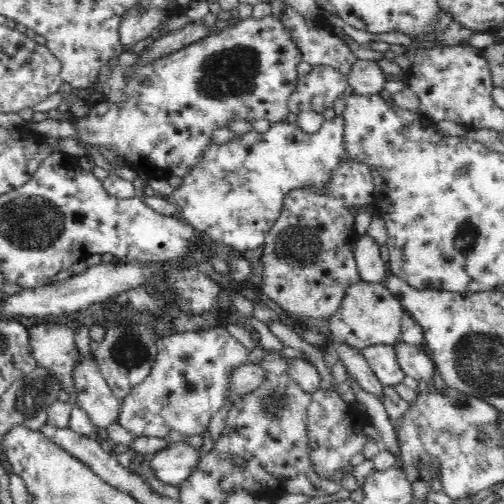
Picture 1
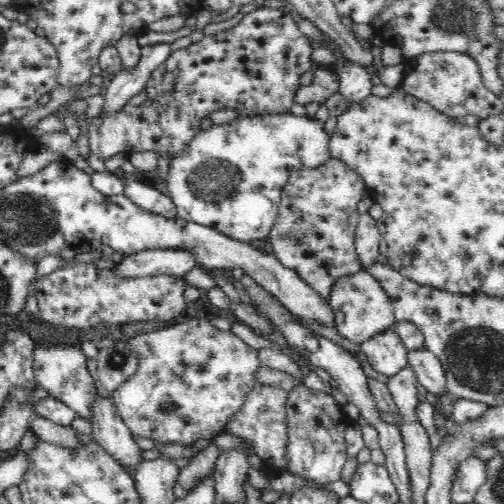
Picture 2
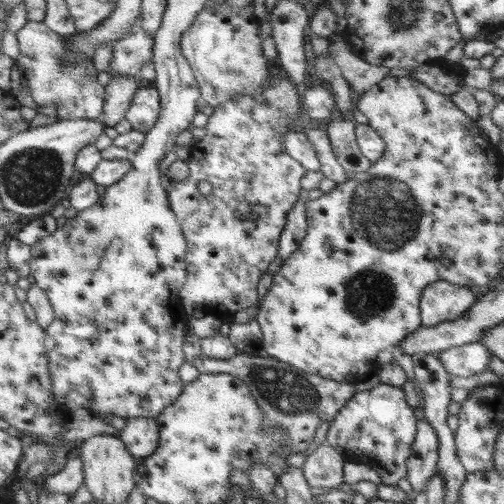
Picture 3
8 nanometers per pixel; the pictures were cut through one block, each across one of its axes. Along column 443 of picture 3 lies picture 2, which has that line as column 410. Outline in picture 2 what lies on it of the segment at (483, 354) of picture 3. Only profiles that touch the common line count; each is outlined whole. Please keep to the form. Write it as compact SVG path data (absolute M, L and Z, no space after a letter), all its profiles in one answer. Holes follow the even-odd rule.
M426 348L408 350L408 368L414 370L418 382L434 396L442 396L442 392L448 390L446 372L442 366L442 360L436 358Z

